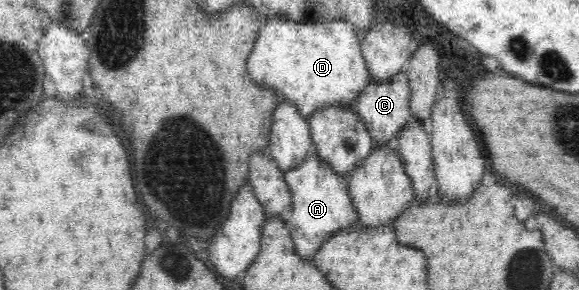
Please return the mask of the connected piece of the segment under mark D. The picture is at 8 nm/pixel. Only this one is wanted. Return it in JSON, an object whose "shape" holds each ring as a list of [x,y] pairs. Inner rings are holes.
{"shape":[[[282,18],[266,19],[262,22],[257,38],[247,61],[248,76],[256,79],[259,87],[274,90],[280,100],[288,99],[300,114],[310,121],[310,116],[324,107],[352,107],[361,91],[370,83],[368,68],[361,52],[361,37],[354,25],[344,19],[326,23],[292,22]]]}

